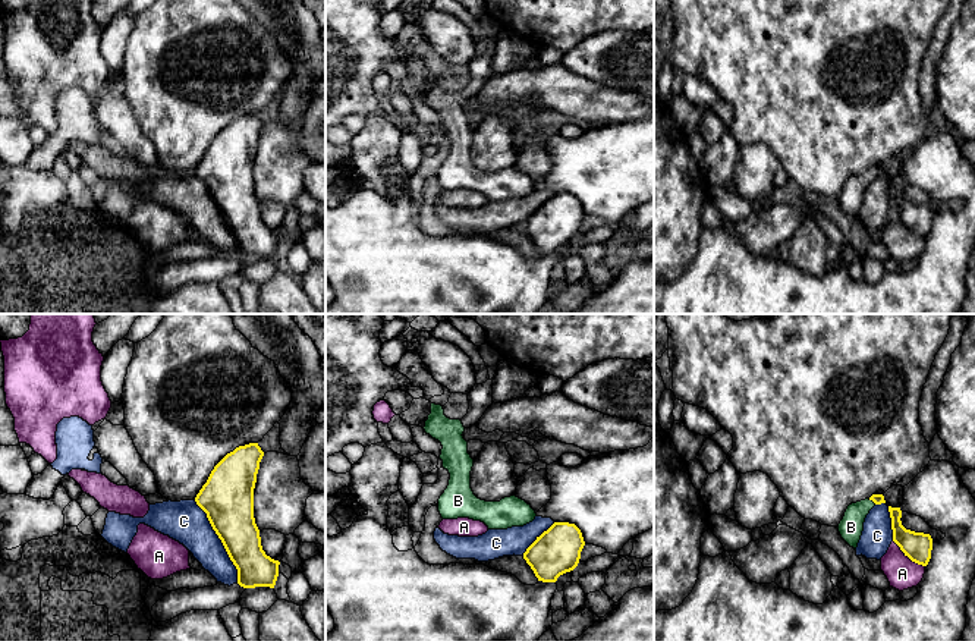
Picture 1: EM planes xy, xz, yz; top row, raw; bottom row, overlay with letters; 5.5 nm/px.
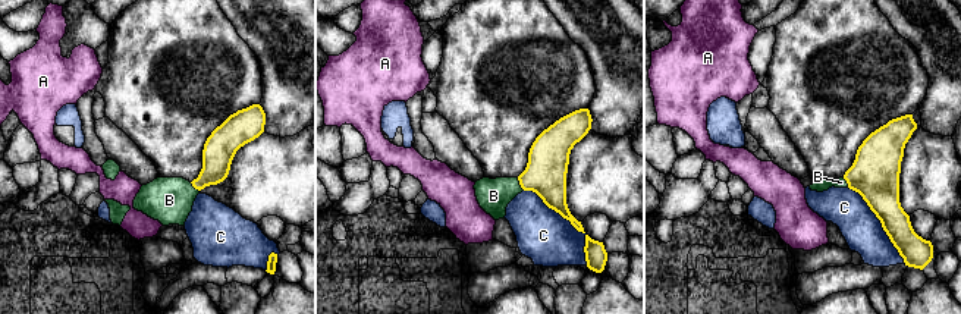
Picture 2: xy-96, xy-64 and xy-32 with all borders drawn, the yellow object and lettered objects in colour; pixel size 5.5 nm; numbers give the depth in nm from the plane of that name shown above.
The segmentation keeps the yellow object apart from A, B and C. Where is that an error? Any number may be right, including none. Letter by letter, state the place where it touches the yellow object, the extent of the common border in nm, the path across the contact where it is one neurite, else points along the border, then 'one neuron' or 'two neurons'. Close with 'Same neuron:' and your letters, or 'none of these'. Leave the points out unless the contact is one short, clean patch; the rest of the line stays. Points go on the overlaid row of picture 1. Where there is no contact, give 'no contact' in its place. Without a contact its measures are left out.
A: contact yz (908, 556); length 220 nm; two neurons
B: contact yz (873, 500); length 50 nm; way yz (877, 499), (873, 500), (854, 519), (851, 527); one neuron
C: contact xy (222, 541); length 500 nm; two neurons
Same neuron: B

